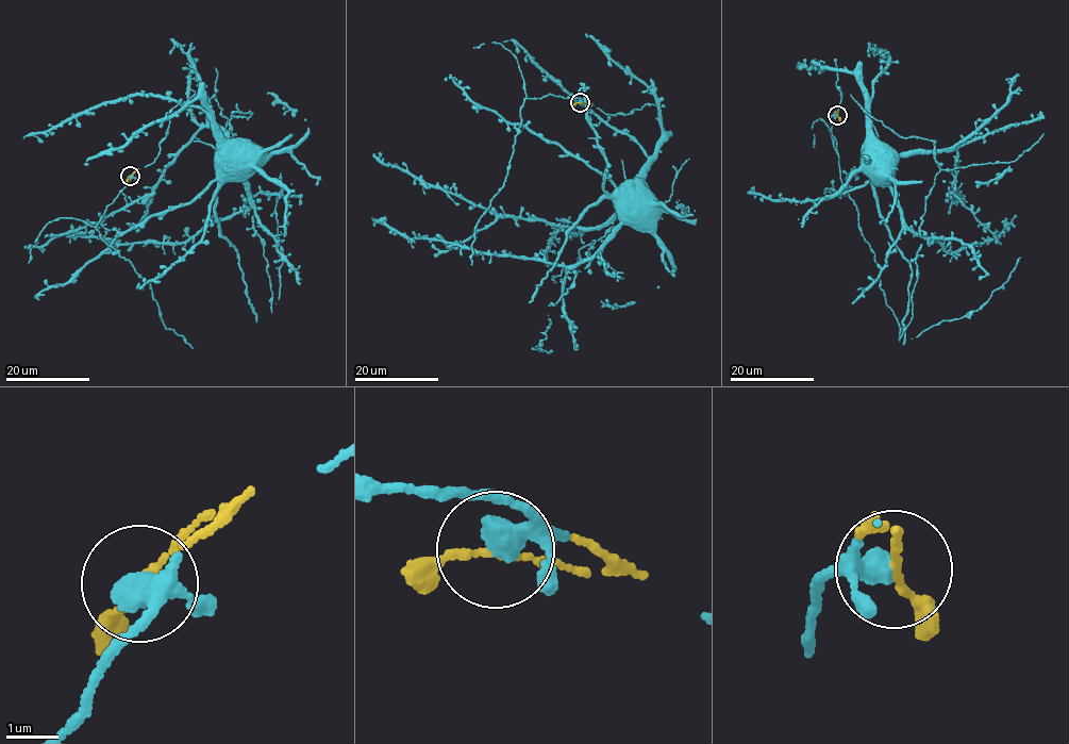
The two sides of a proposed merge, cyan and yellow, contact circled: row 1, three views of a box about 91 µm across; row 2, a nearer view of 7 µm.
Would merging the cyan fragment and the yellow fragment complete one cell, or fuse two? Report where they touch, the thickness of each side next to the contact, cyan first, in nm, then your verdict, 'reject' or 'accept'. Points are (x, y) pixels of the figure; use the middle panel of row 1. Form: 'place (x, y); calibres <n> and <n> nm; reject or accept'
place (580, 102); calibres 360 and 140 nm; accept

